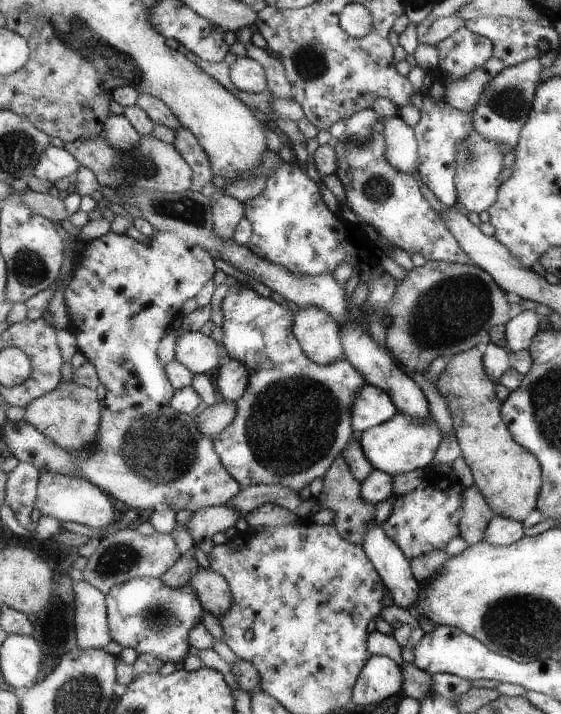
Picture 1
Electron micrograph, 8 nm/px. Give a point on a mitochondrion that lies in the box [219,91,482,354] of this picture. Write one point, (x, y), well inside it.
(376, 189)

